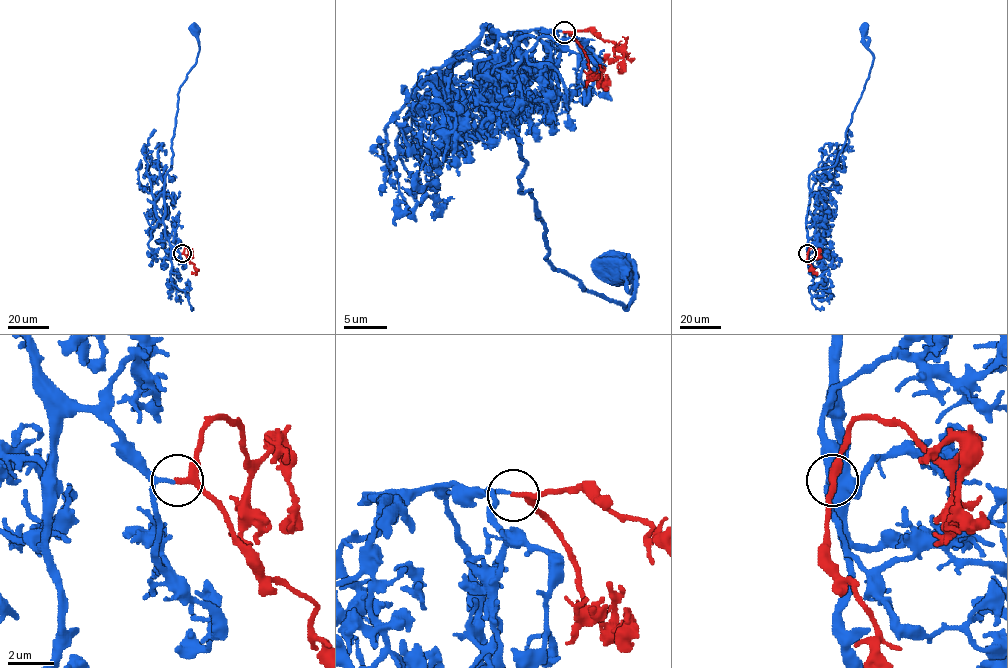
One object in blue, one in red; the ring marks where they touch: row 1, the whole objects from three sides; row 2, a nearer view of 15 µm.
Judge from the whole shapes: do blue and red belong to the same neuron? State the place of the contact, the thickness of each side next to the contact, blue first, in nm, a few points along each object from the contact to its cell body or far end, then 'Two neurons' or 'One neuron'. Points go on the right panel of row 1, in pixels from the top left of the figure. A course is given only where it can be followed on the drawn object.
Place: (807, 253). Thickness 150 nm (blue) against 240 nm. Course of blue: (807, 253), (809, 176), (814, 171), (832, 167), (845, 141), (845, 131), (873, 61), (864, 29). Course of red: (807, 253), (807, 260), (813, 274). One neuron

